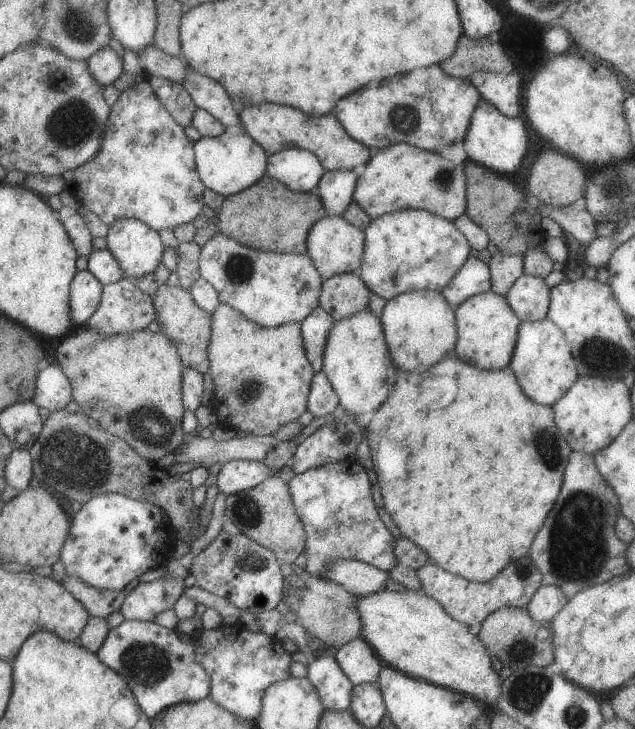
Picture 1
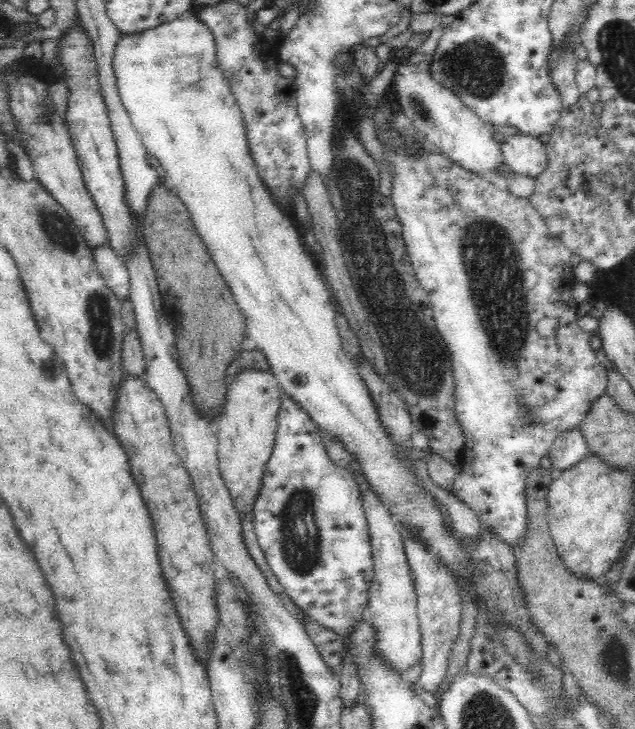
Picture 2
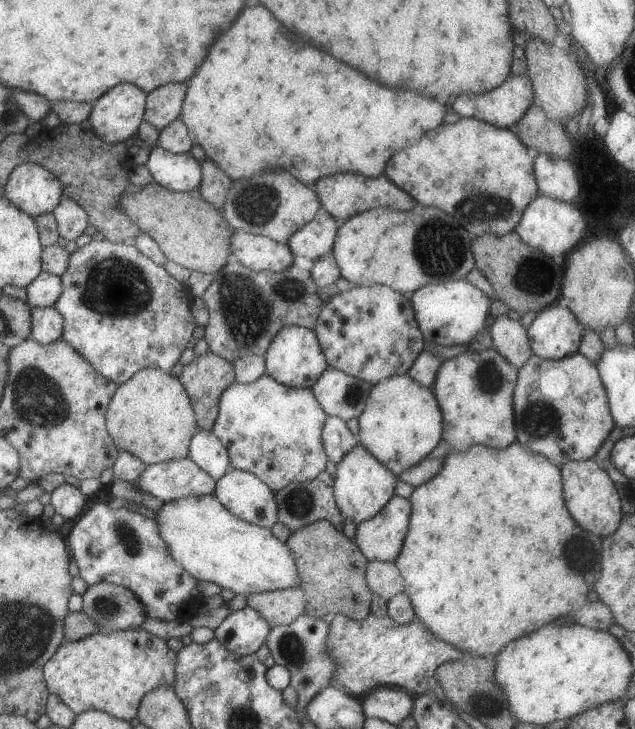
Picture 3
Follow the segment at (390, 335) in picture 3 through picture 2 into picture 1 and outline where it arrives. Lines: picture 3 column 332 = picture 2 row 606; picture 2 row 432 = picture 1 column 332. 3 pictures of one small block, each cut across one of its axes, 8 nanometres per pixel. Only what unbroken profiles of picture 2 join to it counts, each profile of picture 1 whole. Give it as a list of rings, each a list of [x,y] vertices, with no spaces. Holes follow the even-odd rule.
[[[356,271],[333,275],[321,283],[318,306],[340,321],[367,309],[370,294]]]

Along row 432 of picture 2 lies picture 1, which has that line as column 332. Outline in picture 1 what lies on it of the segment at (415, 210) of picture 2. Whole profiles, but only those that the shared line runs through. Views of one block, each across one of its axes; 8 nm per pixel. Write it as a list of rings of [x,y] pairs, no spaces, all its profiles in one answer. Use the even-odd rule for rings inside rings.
[[[353,458],[310,468],[287,482],[295,514],[305,532],[304,571],[318,576],[335,560],[357,560],[378,570],[389,571],[396,566],[393,555],[394,538],[379,519],[371,498],[371,484],[366,470]]]

